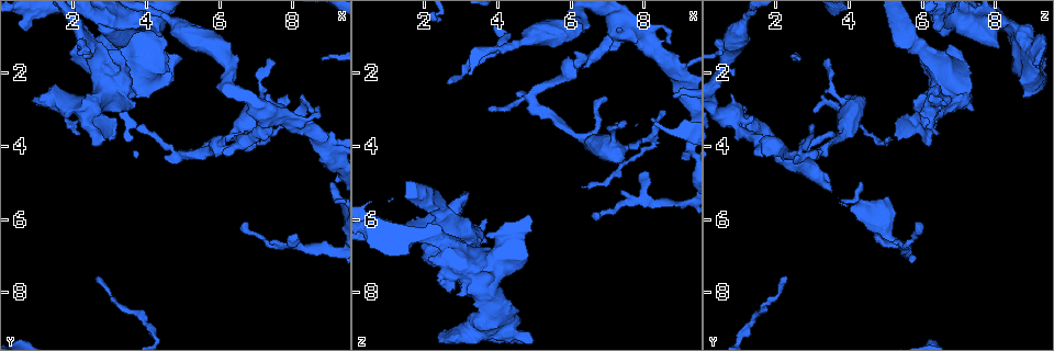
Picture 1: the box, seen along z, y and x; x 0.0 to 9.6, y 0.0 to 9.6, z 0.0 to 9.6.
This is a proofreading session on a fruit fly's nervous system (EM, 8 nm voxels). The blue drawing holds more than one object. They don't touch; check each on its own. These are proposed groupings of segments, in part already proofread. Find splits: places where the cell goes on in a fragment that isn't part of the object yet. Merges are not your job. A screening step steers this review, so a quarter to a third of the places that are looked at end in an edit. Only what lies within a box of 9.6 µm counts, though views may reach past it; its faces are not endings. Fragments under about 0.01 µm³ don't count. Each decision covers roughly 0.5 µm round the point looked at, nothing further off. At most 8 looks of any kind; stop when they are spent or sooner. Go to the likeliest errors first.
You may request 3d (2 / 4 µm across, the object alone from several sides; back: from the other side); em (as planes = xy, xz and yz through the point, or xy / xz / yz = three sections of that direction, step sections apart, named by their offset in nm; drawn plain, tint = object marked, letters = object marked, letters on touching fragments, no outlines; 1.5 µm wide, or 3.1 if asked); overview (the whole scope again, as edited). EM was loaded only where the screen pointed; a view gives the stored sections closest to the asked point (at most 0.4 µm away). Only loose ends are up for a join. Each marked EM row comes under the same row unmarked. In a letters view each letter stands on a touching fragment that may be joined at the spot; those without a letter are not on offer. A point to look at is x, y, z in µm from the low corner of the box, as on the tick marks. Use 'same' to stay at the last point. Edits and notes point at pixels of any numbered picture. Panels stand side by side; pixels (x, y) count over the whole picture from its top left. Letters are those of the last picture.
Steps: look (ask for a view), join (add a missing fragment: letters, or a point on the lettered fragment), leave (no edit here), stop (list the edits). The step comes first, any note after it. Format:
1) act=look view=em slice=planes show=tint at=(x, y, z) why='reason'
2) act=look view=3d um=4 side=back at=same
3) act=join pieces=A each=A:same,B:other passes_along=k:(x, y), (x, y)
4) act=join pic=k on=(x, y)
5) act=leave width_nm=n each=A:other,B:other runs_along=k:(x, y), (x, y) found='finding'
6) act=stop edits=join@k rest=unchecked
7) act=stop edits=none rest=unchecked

act=look view=3d um=2 at=(0.90, 2.80, 6.50) why='stops while still wide'

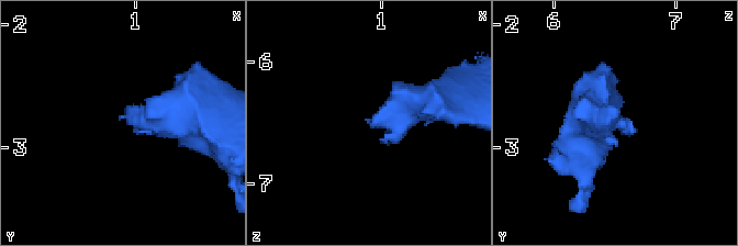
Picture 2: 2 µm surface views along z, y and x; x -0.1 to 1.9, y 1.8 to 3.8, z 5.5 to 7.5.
act=look view=em slice=planes show=tint at=(0.90, 2.74, 6.52)

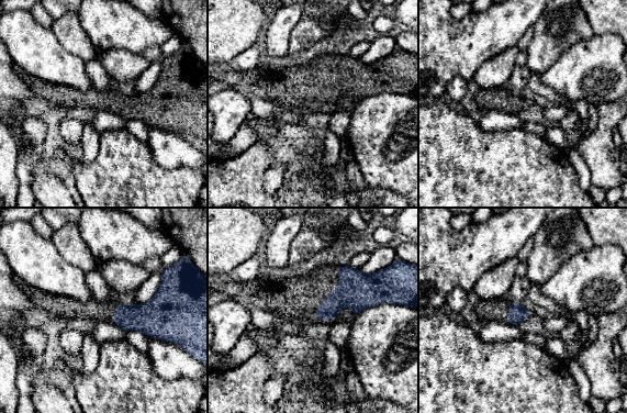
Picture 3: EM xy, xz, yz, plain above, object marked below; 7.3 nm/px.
act=look view=em slice=planes show=letters at=same

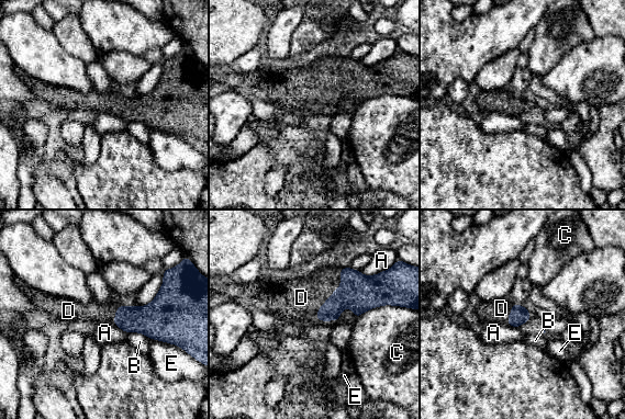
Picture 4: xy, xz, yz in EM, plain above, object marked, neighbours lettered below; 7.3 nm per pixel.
act=join pieces=D each=A:other,B:other,C:other,D:same,E:other passes_along=4:(360, 293), (333, 292), (301, 297) found='the cell continues'

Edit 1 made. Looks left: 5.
act=look view=overview why='redraw'

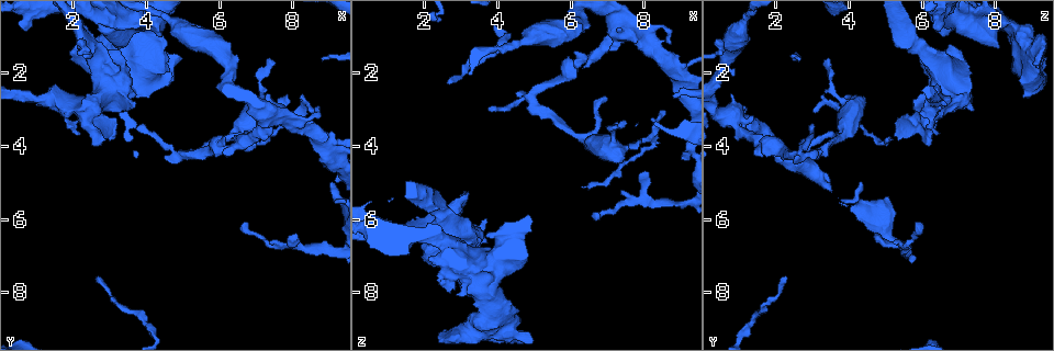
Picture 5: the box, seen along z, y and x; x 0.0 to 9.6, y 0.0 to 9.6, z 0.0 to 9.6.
act=look view=3d um=2 at=(4.70, 4.45, 2.40) why='three-way junction'

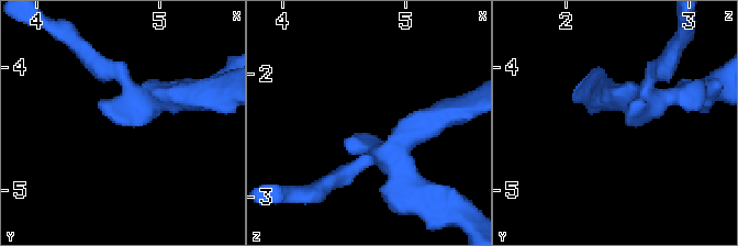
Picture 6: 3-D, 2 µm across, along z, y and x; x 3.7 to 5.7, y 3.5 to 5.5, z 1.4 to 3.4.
act=look view=em slice=planes show=letters at=(4.70, 4.42, 2.48) arms=3 why='need the tissue'

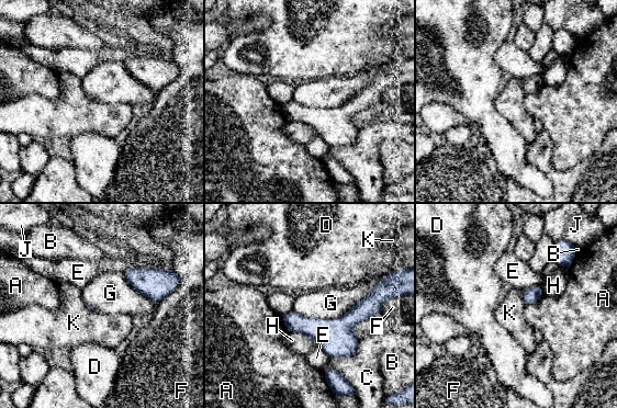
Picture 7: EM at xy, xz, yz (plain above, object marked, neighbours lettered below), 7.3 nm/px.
act=leave longest_contact=G:700nm each=A:other,B:other,C:other,D:other,E:other,F:other,G:other,H:other,J:other,K:other runs_along=7:(372, 294), (341, 327), (285, 319) found='none of them fits'

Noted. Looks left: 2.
act=look view=em slice=planes show=letters at=(3.75, 2.65, 8.70) why='free end'

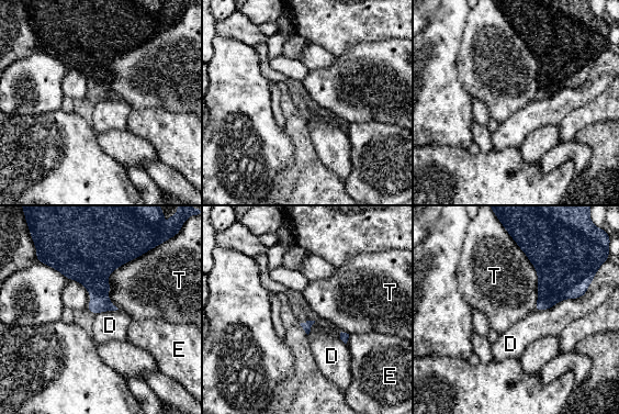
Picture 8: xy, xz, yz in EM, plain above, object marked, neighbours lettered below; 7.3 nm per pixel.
act=leave each=D:other,E:other,T:other border=8:(581, 295), (535, 311) found='no lettered fragment goes on from it'

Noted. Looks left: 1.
act=stop edits=join@4 rest=unchecked

